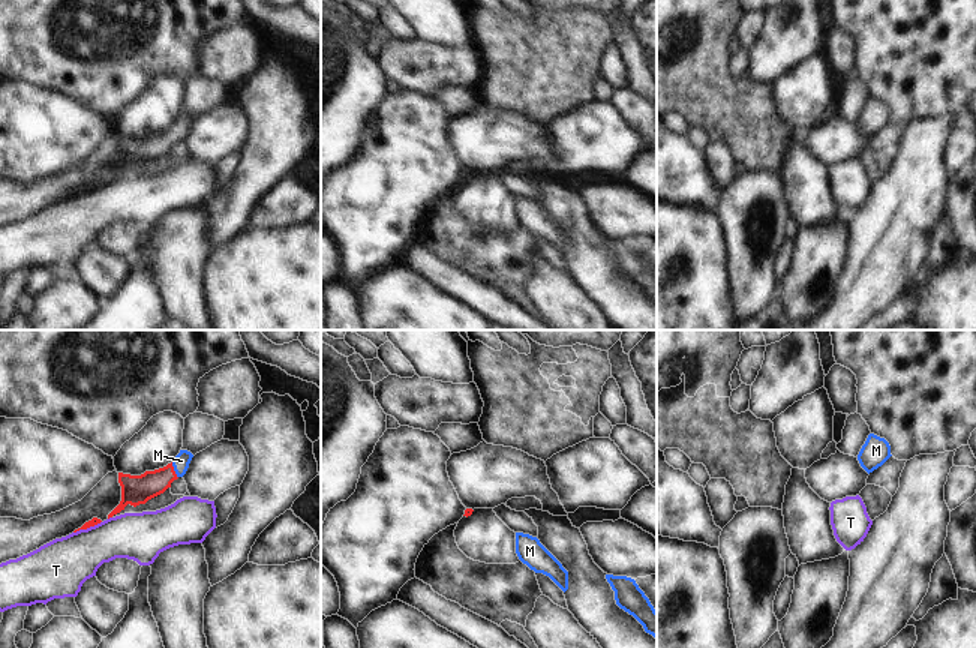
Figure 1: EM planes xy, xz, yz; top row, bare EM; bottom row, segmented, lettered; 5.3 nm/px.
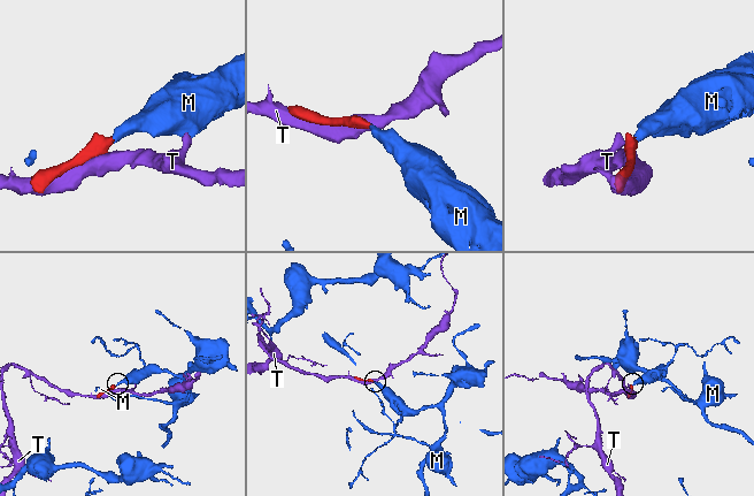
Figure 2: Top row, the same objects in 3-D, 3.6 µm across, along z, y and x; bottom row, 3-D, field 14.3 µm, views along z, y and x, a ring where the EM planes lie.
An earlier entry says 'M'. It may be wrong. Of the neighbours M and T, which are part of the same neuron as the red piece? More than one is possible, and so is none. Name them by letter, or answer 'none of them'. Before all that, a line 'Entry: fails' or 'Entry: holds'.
Entry: holds
M

